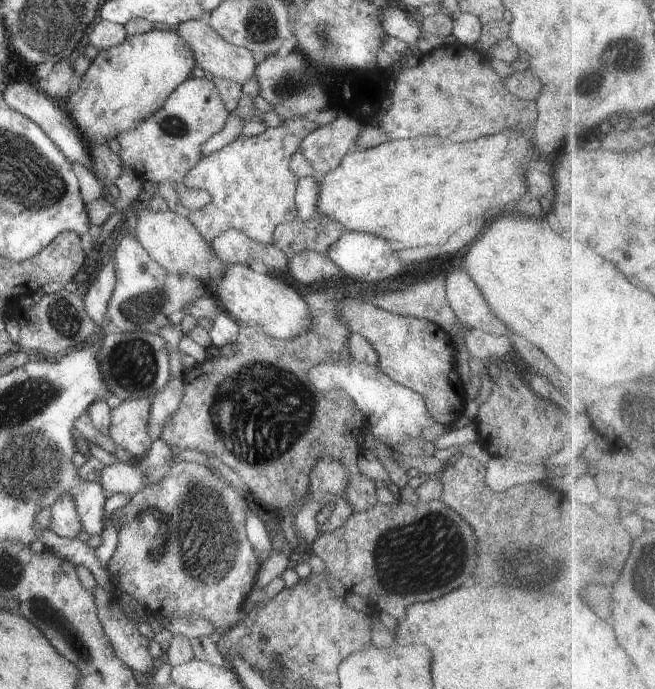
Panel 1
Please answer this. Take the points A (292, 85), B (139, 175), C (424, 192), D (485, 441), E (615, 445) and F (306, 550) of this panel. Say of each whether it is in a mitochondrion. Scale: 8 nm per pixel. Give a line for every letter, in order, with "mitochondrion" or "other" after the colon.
A: mitochondrion
B: other
C: other
D: other
E: other
F: other

